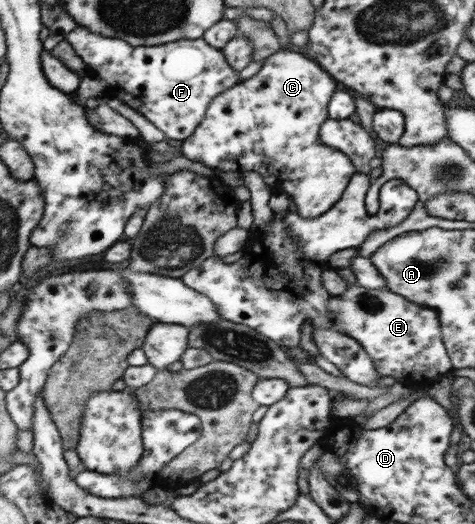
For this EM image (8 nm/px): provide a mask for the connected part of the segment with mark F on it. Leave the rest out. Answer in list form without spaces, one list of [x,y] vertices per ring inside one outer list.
[[[78,26],[75,30],[72,30],[71,33],[67,34],[65,40],[69,45],[72,46],[74,52],[80,59],[83,59],[83,62],[88,66],[87,73],[81,75],[83,78],[85,75],[94,75],[101,80],[106,81],[106,91],[101,94],[101,97],[107,98],[116,98],[121,102],[124,102],[127,107],[133,108],[139,114],[142,114],[149,122],[152,122],[159,130],[162,130],[166,134],[166,138],[173,138],[175,140],[186,140],[190,134],[193,134],[193,131],[197,128],[197,125],[202,121],[202,118],[206,115],[207,107],[209,103],[214,100],[214,98],[221,94],[224,90],[235,86],[238,82],[238,70],[231,68],[231,65],[227,62],[225,55],[222,53],[222,49],[213,48],[211,45],[207,44],[203,38],[196,40],[184,40],[177,42],[169,42],[168,44],[163,44],[163,46],[137,46],[137,48],[131,48],[127,42],[124,42],[120,39],[115,38],[105,38],[101,34],[93,34],[88,28]]]

